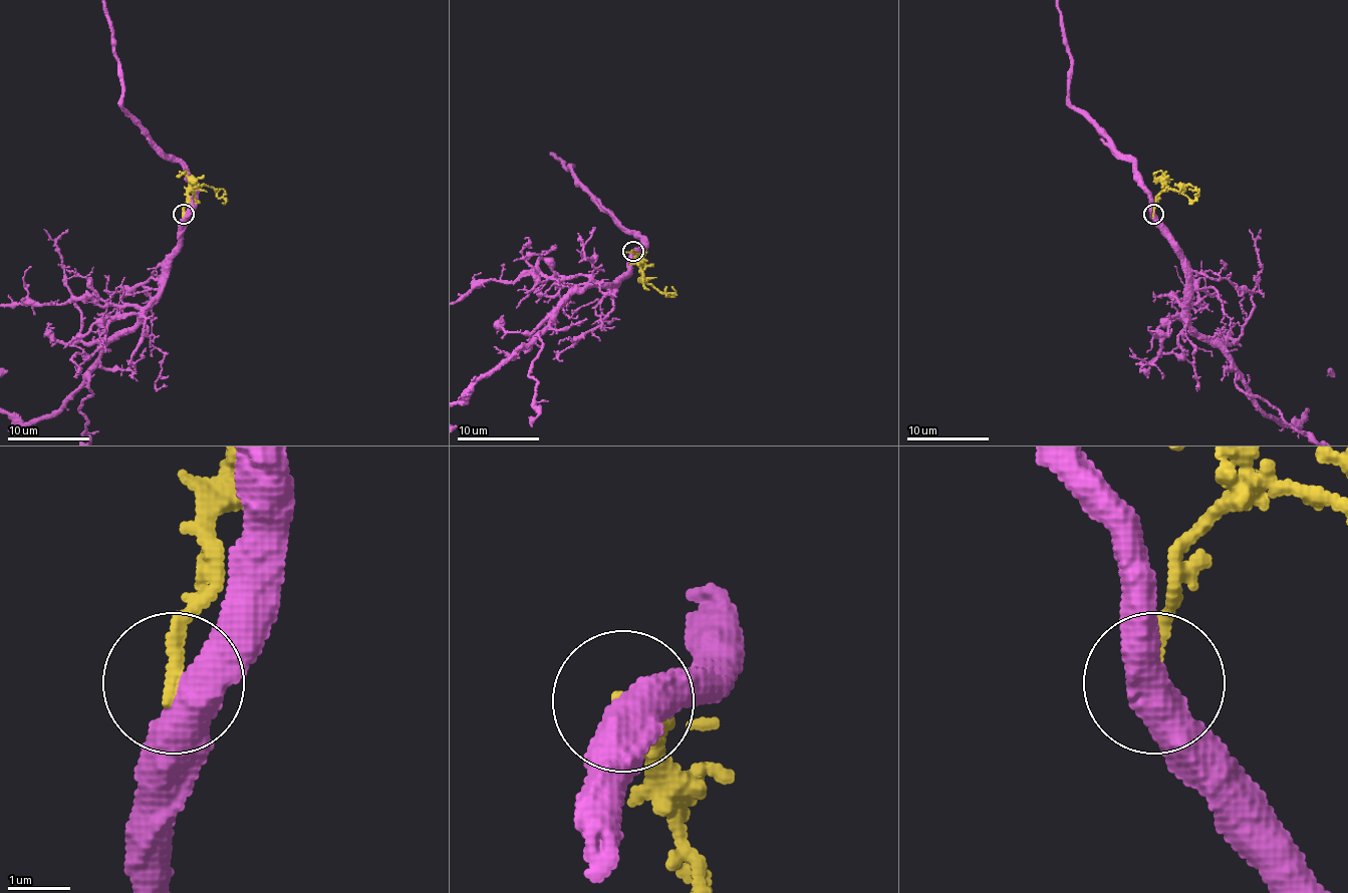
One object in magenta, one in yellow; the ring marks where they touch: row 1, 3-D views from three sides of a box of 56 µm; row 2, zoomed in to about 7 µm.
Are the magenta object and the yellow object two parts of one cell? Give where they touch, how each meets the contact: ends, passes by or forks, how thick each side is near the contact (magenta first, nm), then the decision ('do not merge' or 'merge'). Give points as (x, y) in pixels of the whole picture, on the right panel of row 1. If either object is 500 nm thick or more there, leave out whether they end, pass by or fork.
(1153, 214) | 500/220 nm | do not merge

